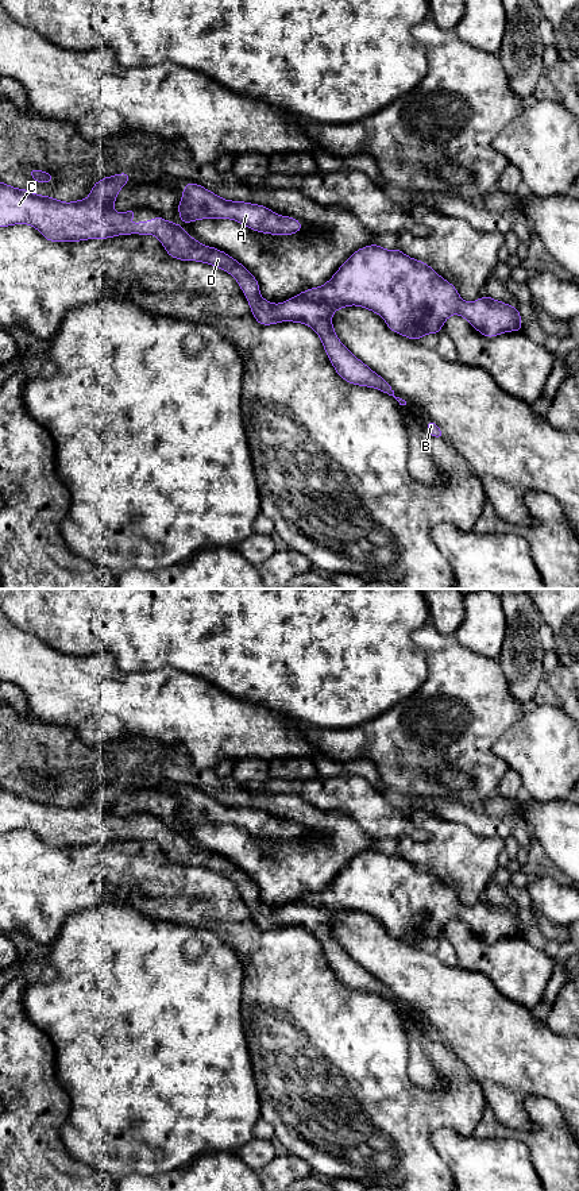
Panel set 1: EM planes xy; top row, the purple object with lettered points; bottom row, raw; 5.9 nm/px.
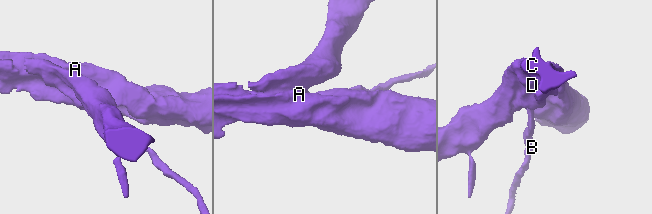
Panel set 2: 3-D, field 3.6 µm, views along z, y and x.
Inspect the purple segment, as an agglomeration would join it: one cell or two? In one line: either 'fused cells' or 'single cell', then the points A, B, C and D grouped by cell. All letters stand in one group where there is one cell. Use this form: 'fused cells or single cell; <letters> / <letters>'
single cell; A B C D

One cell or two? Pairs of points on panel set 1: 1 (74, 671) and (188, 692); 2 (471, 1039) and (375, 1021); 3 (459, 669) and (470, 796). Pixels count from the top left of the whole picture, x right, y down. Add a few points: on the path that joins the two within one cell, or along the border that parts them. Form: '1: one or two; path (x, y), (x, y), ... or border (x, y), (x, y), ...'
1: one; path (103, 697), (159, 697)
2: two; border (400, 1010), (406, 1018), (408, 1059)
3: one; path (463, 700), (463, 740), (478, 760), (478, 764)

